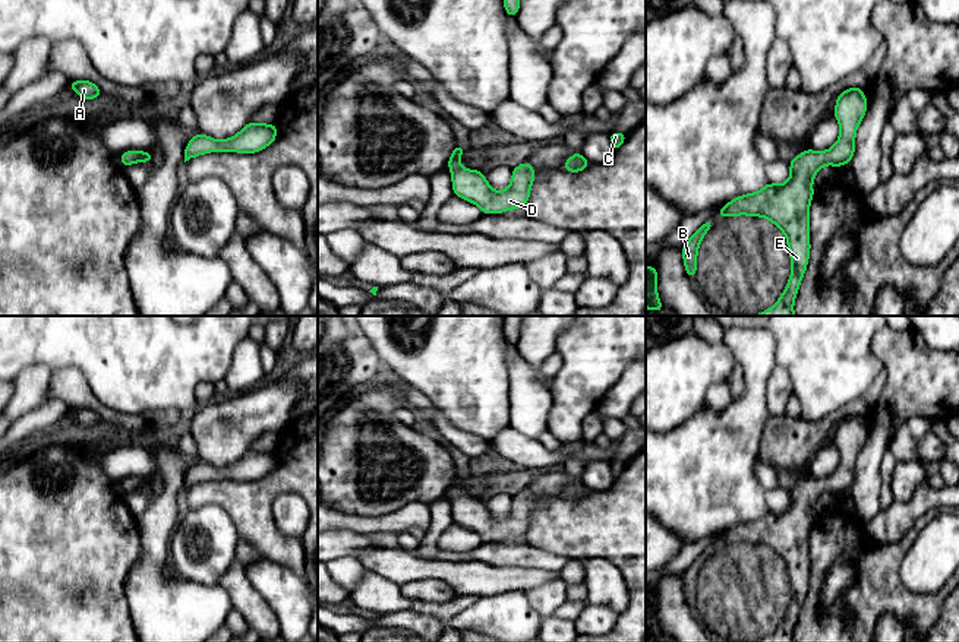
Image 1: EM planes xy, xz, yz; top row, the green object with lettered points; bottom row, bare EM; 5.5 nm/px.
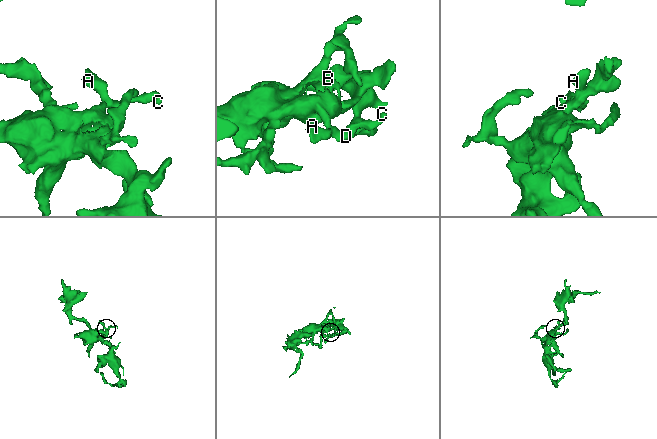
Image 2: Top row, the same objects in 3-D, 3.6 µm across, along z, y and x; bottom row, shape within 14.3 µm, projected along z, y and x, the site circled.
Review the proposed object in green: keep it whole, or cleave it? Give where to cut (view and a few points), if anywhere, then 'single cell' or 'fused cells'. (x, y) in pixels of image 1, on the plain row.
no cut | single cell

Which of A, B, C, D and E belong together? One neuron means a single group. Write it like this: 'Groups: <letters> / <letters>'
Groups: A B C D E

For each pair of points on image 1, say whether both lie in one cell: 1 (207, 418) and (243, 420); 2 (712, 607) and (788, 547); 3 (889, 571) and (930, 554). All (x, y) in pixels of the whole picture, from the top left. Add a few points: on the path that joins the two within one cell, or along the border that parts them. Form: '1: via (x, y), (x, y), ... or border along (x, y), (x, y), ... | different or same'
1: via (215, 420), (234, 420) | same
2: via (731, 591), (744, 591), (769, 566) | same
3: border along (917, 535), (904, 557), (901, 581), (921, 594) | different

